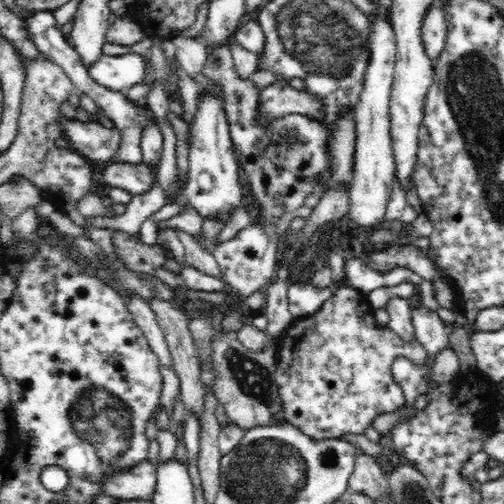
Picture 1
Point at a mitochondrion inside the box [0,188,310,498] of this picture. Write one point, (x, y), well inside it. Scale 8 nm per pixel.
(103, 422)

